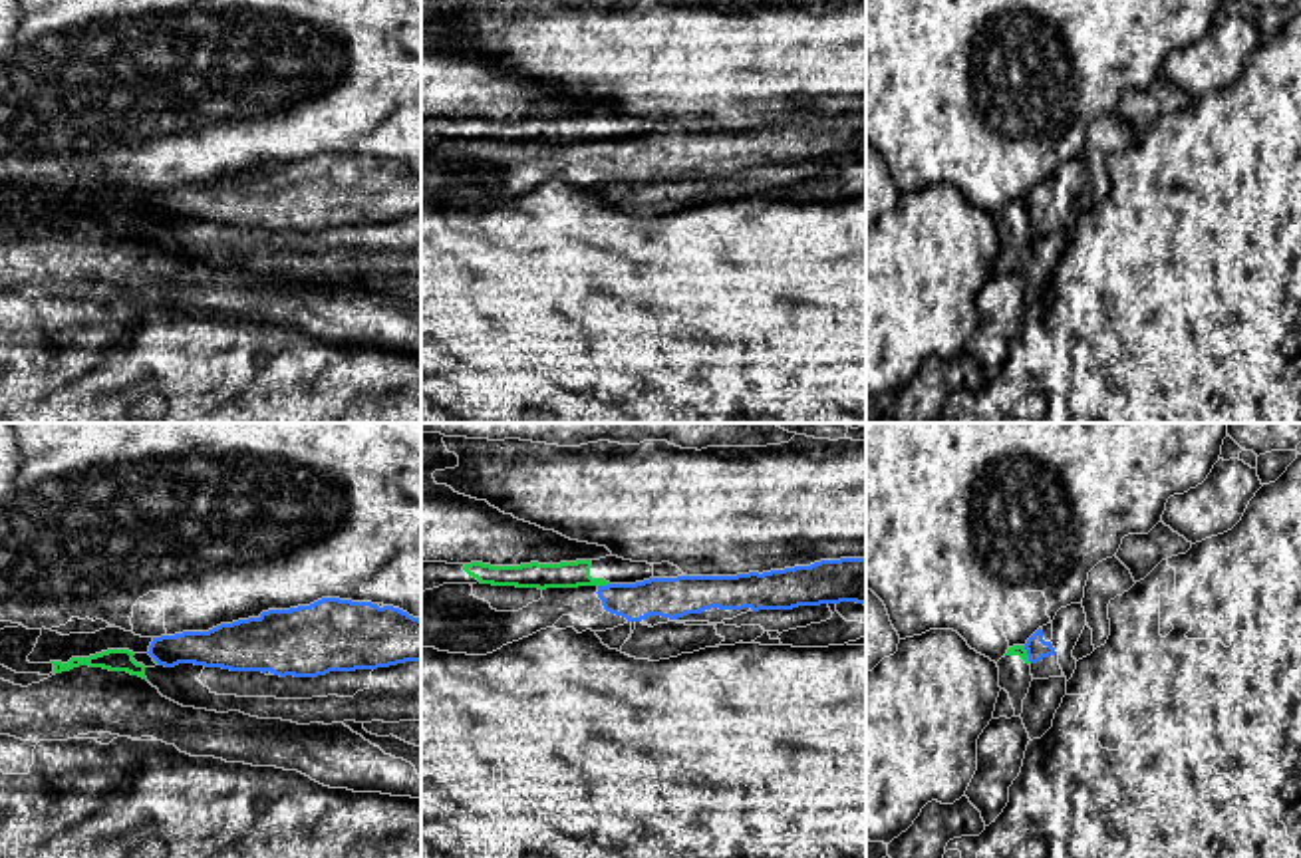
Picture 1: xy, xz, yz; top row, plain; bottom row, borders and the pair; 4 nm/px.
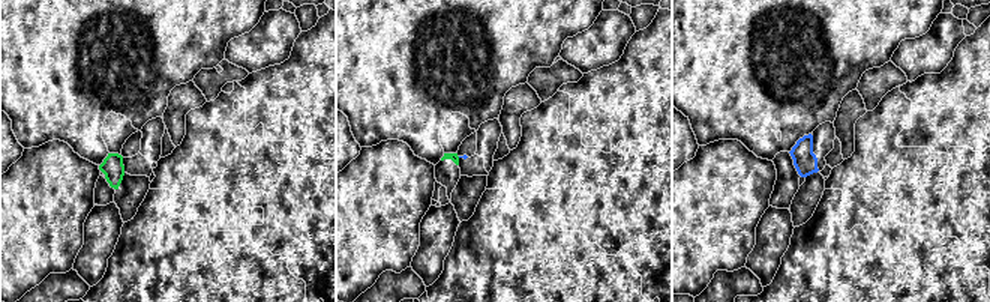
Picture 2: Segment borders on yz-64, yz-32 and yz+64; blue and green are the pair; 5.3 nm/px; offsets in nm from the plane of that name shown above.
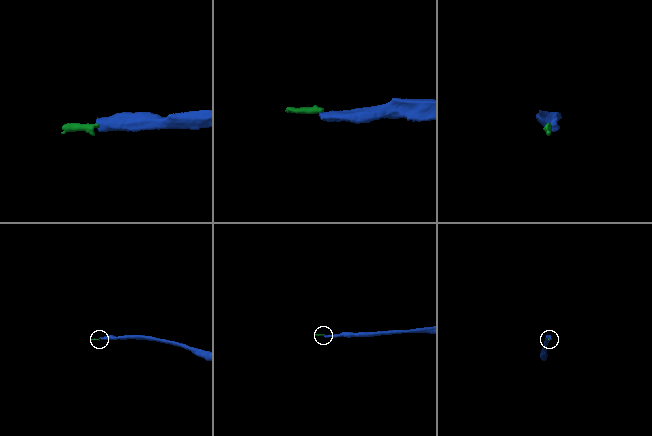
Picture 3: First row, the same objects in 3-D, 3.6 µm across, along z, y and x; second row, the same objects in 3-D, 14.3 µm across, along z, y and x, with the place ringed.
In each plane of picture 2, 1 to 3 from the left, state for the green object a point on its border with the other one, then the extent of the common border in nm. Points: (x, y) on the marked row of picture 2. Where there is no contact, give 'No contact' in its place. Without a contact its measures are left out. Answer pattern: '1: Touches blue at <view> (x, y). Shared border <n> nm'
1: No contact
2: No contact
3: No contact

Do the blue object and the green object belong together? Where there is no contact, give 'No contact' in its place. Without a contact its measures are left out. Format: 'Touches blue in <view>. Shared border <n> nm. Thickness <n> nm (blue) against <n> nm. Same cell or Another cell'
Touches blue in yz. Shared border 80 nm. Thickness 90 nm (blue) against 50 nm. Another cell

